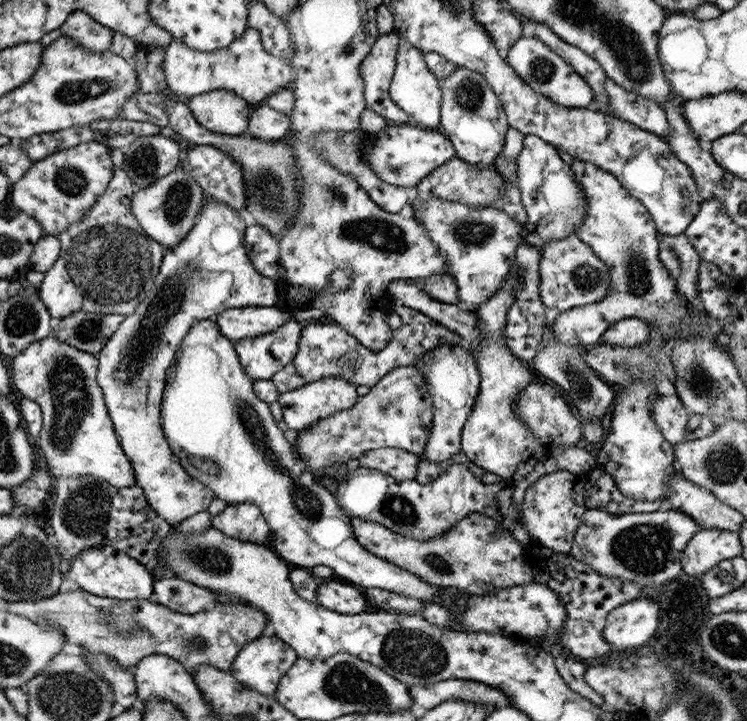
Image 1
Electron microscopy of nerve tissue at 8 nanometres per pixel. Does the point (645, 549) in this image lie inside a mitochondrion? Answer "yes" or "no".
yes

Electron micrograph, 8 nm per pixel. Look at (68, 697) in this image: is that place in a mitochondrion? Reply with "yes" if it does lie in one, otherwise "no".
yes

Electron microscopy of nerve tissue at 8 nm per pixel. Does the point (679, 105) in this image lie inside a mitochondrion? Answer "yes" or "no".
no

